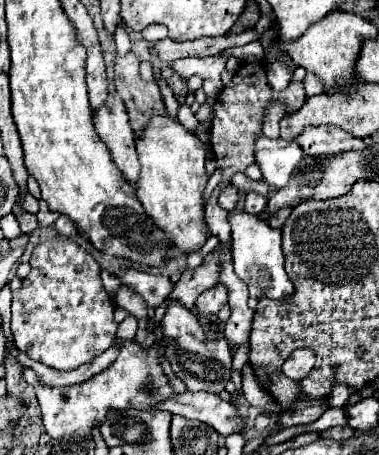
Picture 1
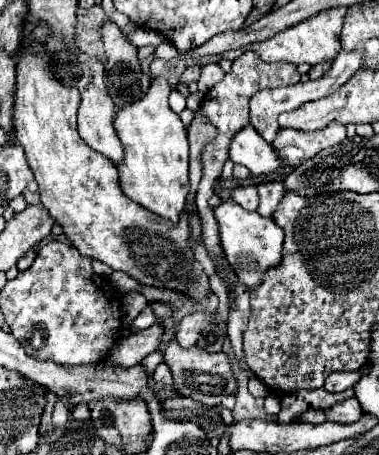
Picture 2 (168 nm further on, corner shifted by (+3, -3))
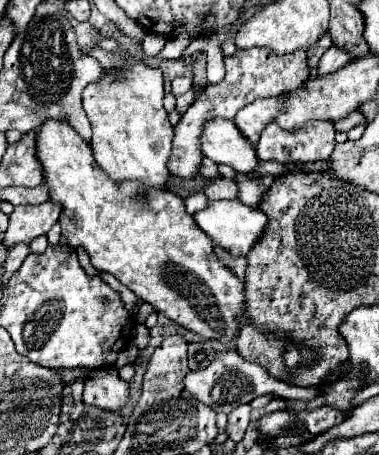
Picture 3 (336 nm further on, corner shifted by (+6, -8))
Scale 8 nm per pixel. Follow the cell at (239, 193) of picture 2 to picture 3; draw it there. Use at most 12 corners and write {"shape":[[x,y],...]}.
{"shape":[[217,176],[205,194],[209,200],[235,200],[237,184]]}

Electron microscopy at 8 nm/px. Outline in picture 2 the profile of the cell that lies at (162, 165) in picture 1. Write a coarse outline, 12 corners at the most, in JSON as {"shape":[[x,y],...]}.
{"shape":[[154,77],[116,111],[120,189],[178,223],[190,191],[188,137]]}

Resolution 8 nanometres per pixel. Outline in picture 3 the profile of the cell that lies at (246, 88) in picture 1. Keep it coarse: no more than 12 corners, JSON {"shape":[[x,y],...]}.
{"shape":[[267,48],[225,58],[205,86],[175,126],[169,172],[201,172],[201,132],[257,98],[297,90],[307,54]]}

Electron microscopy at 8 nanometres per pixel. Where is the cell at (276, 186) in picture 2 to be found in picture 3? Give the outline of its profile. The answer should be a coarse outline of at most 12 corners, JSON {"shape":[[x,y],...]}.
{"shape":[[237,174],[239,200],[257,208],[271,188],[273,176]]}

